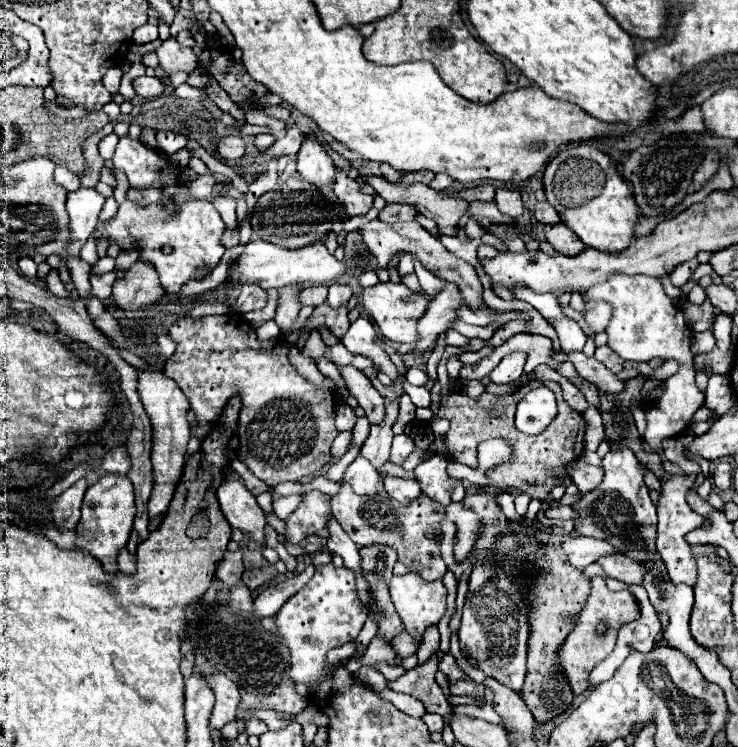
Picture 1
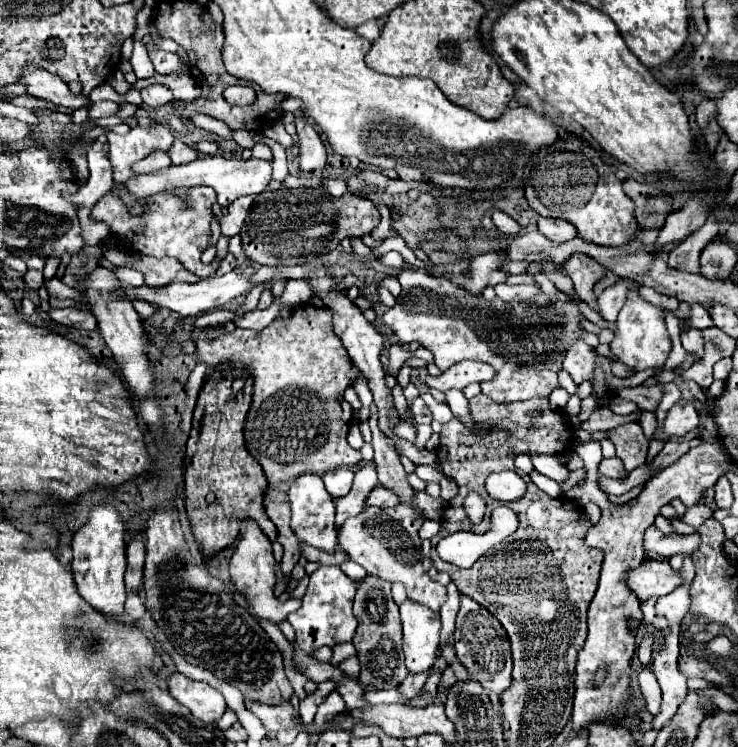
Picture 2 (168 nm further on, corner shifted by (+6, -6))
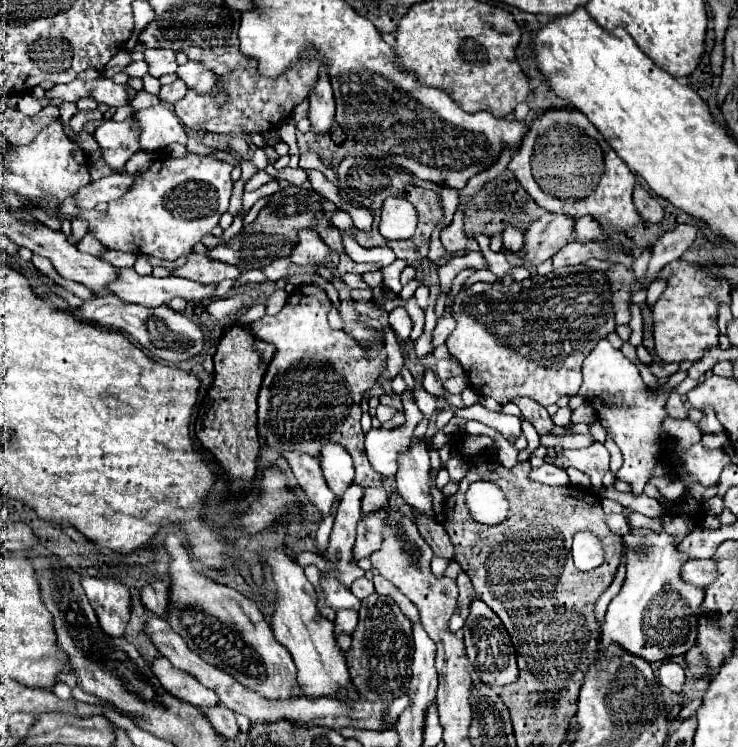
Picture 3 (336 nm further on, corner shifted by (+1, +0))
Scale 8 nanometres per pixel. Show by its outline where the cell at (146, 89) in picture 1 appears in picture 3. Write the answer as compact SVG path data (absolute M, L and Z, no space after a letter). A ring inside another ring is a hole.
M176 80L176 82L172 82L172 84L168 84L168 86L162 86L160 88L160 100L162 102L170 102L170 104L176 104L180 98L184 98L184 94L188 92L188 88L186 88L186 84L182 82L182 80Z

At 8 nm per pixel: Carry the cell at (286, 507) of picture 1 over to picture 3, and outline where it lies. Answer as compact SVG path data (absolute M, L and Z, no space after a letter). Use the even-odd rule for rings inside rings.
M284 452L284 458L288 460L300 488L306 492L310 502L320 510L322 516L332 514L334 504L334 492L328 488L320 462L312 456L304 456L302 452Z

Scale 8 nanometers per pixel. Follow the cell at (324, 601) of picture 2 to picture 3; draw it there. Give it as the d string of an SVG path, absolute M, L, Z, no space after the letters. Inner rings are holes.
M322 578L320 586L326 592L326 602L334 610L340 610L340 608L354 608L356 610L356 608L360 608L360 600L350 590L346 590L340 582L336 582L334 578Z

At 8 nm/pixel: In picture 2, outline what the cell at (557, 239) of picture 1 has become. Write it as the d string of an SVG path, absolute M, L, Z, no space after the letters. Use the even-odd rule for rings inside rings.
M571 254L571 258L567 258L567 262L561 268L573 280L577 296L581 300L585 300L593 310L597 310L597 306L595 306L597 296L593 294L593 284L605 278L605 268L587 254L585 256L583 254Z

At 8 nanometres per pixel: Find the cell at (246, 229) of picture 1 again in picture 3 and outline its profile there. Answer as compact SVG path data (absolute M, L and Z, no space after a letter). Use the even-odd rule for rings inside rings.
M190 254L188 262L182 268L176 268L174 274L200 282L200 284L216 284L224 278L236 280L240 276L240 270L230 264L222 264L218 260L202 256L202 254Z

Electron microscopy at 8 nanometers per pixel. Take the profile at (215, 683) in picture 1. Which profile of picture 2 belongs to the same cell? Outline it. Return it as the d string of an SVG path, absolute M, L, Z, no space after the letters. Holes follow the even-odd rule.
M173 674L169 680L169 692L173 694L175 700L183 702L193 716L197 716L203 722L217 722L223 712L227 710L225 698L219 690L209 686L207 682L191 680L183 674Z

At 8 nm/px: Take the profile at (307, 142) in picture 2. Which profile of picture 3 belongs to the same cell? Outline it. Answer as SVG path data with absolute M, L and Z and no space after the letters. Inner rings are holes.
M328 74L318 76L318 82L312 88L308 100L310 100L310 116L308 118L312 122L314 132L318 132L318 134L328 132L334 122L334 108L336 108Z

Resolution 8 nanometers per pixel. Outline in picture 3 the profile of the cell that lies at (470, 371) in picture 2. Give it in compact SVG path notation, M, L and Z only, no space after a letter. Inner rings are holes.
M438 360L438 364L436 364L438 380L446 380L446 378L452 378L452 376L458 376L458 374L464 374L464 370L462 370L462 366L458 362Z

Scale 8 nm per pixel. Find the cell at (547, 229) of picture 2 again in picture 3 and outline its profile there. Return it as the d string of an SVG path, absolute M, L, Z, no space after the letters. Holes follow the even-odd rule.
M584 216L584 218L578 218L576 220L576 230L574 234L578 238L588 238L588 240L604 240L604 230L600 228L600 224L596 224L596 220Z

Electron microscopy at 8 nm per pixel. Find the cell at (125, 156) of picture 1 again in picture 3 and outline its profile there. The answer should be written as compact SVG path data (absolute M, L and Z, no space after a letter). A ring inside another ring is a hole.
M164 104L146 108L136 114L140 126L140 144L144 150L160 150L168 144L186 144L188 136L180 126L180 120Z

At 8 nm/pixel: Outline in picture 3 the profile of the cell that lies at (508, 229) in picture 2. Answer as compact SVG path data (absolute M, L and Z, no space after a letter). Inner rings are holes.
M506 226L504 232L502 232L502 238L504 238L504 248L508 252L512 252L512 254L518 254L520 252L520 248L524 244L524 234L518 228Z

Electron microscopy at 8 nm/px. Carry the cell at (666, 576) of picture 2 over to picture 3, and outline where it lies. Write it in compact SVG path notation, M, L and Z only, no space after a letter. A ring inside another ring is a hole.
M688 560L682 568L682 578L694 586L708 586L716 580L716 562L710 560Z

